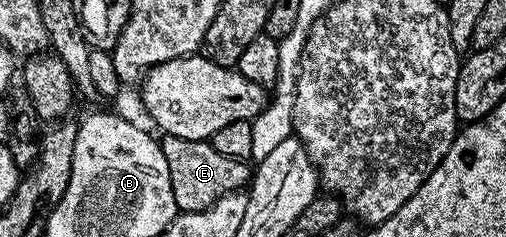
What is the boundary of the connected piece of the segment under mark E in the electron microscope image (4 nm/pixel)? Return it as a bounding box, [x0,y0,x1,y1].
[160,135,251,212]

